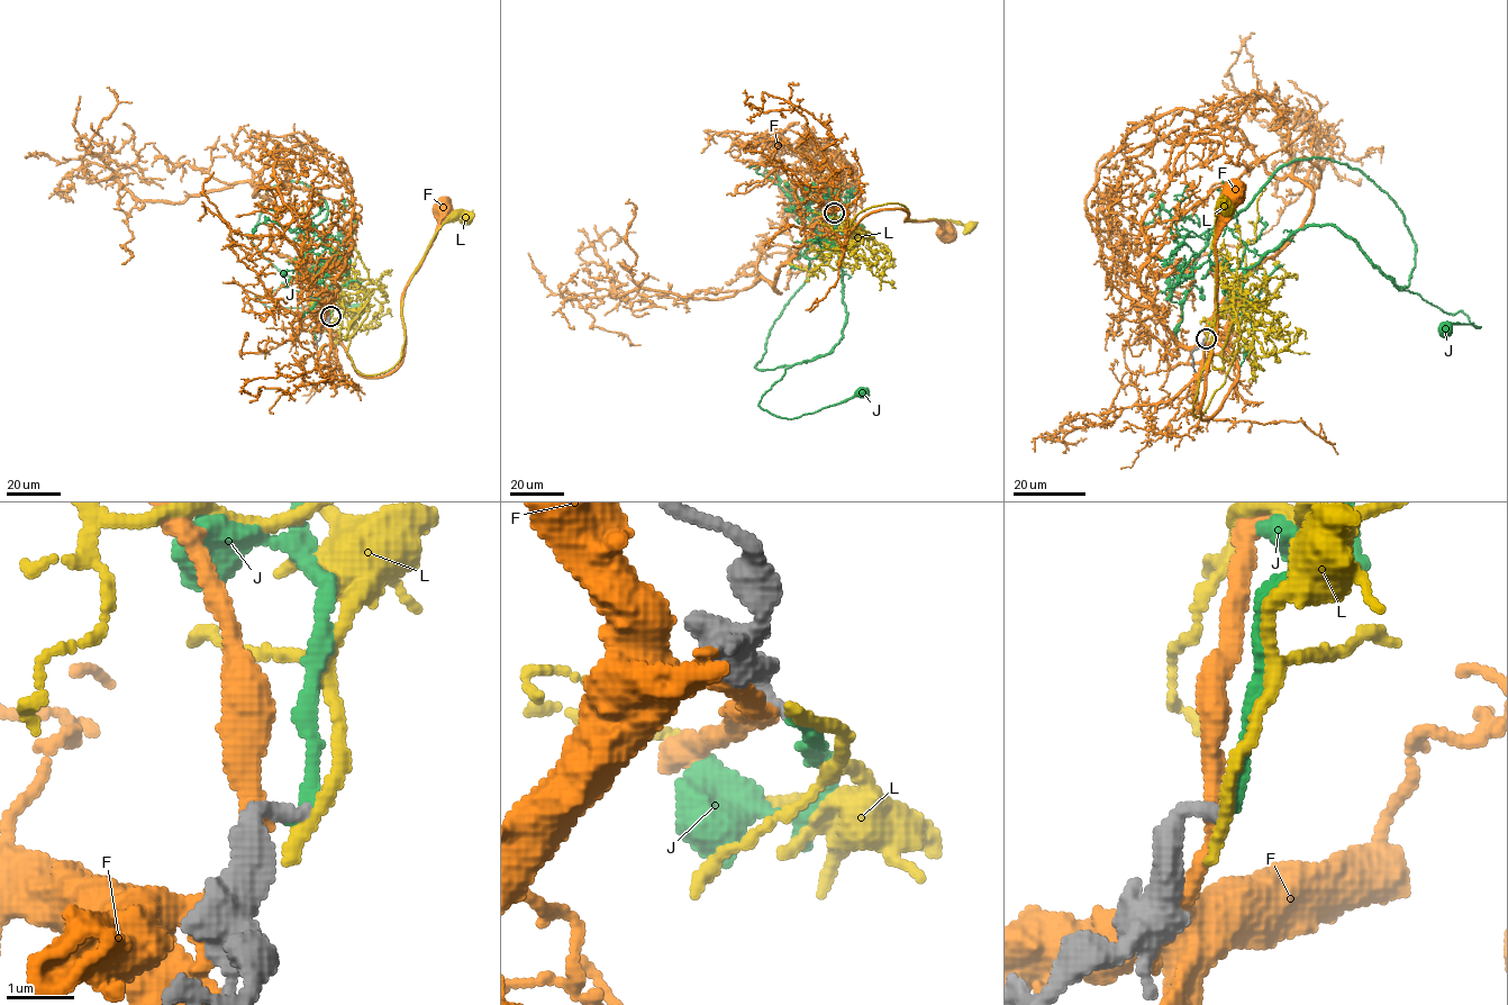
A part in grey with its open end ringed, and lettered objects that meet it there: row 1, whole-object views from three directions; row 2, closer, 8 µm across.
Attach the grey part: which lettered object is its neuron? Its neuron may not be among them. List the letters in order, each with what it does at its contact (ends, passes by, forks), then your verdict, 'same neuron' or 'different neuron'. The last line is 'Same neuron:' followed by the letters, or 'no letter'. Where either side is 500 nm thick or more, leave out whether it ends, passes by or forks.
F: it passes by | different neuron
J: it ends | same neuron
L: it ends | different neuron
Same neuron: J

